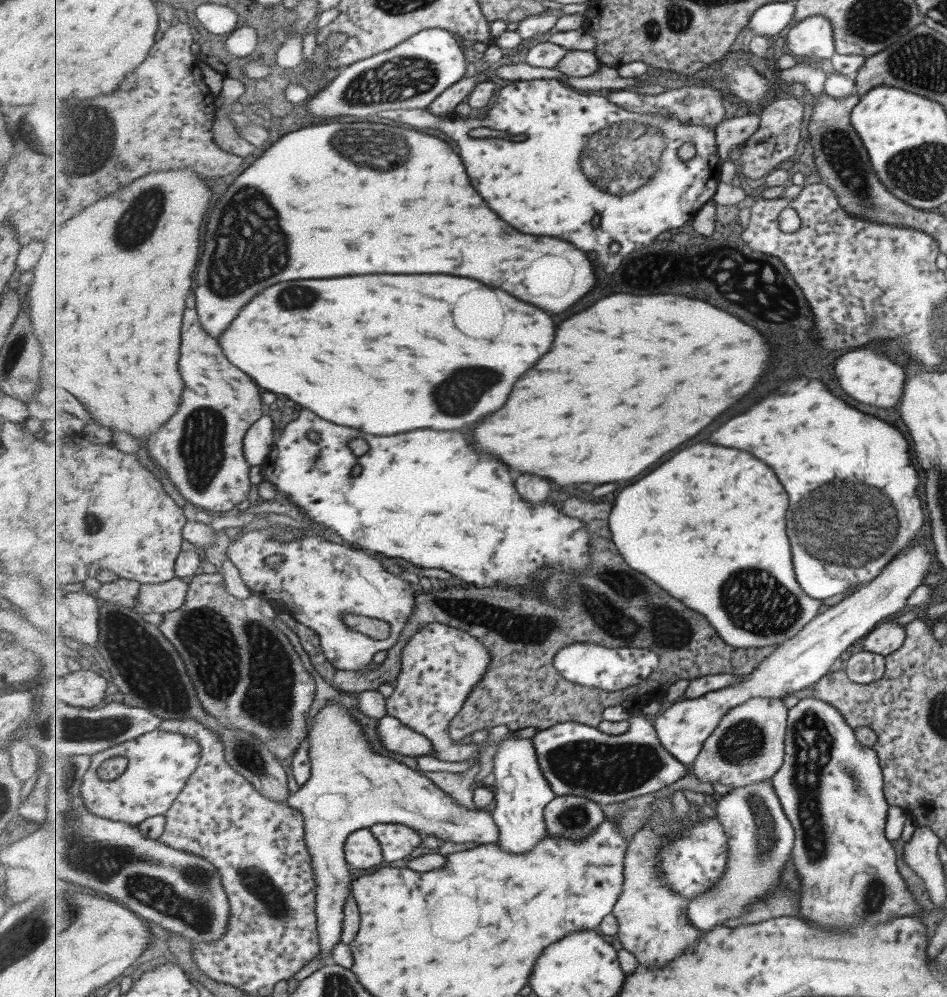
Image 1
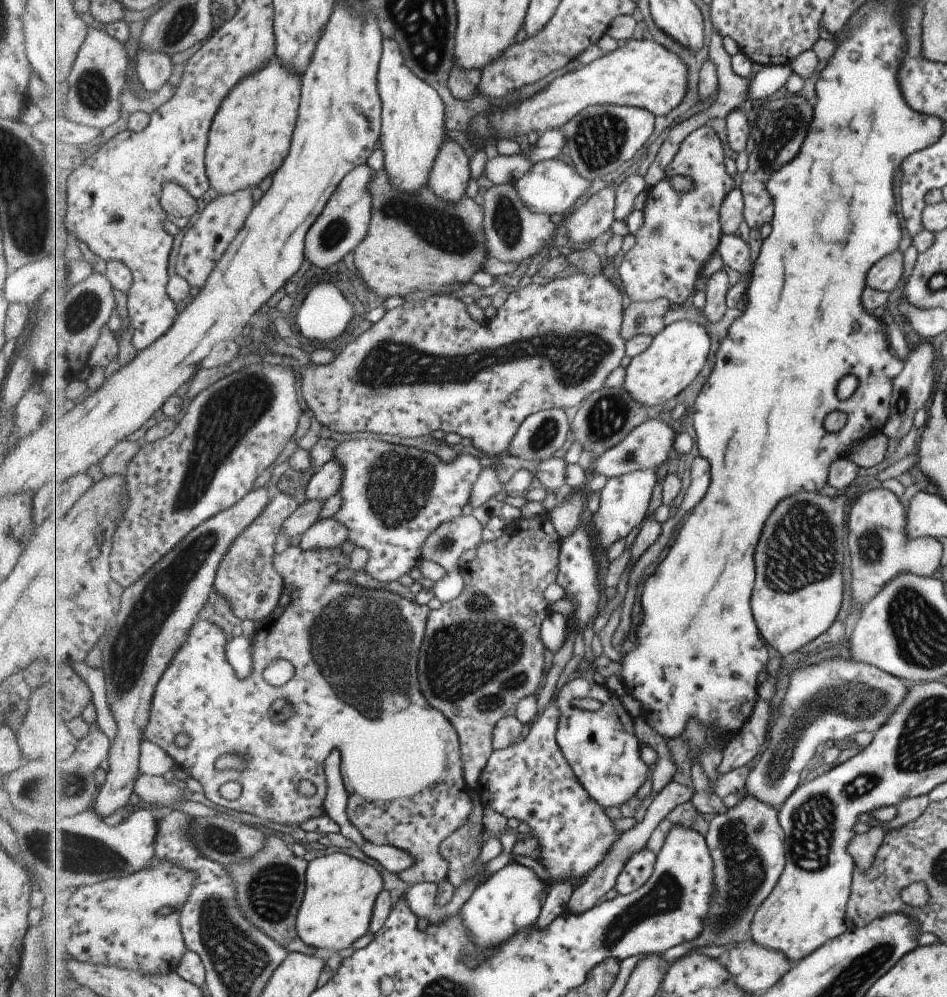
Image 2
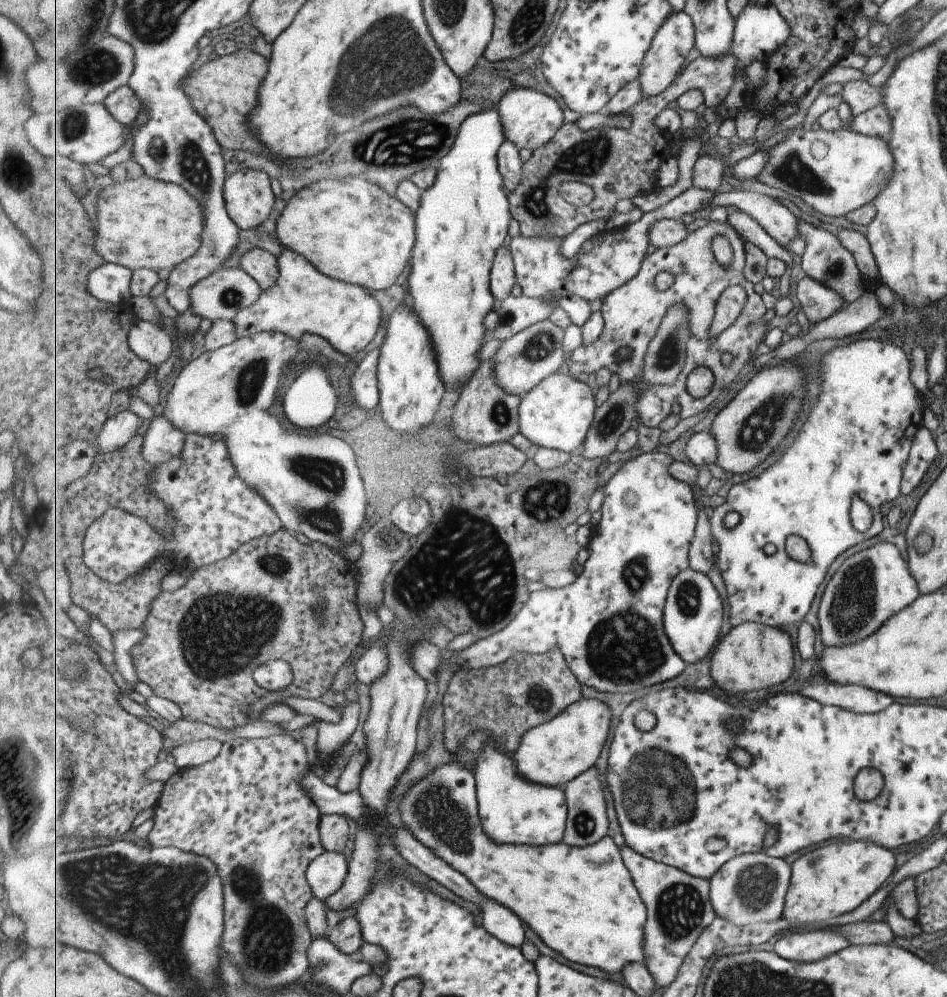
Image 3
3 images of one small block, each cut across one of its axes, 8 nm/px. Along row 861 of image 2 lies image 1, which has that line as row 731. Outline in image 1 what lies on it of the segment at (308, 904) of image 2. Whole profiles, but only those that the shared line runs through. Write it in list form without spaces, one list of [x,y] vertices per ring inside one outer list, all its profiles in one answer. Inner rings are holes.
[[[329,702],[320,709],[314,719],[312,730],[309,732],[309,760],[311,763],[311,776],[300,786],[296,792],[289,793],[287,804],[295,809],[301,809],[305,815],[305,841],[312,852],[313,869],[315,869],[315,881],[317,881],[317,926],[319,926],[319,940],[321,940],[321,952],[317,954],[317,960],[309,962],[307,967],[300,970],[294,979],[297,981],[309,978],[325,964],[329,964],[333,956],[333,948],[341,942],[345,924],[345,901],[347,895],[352,892],[353,870],[347,866],[346,846],[349,835],[364,828],[375,827],[376,824],[405,824],[417,830],[419,834],[434,836],[434,840],[450,840],[453,843],[476,842],[479,845],[498,842],[501,835],[500,828],[494,819],[494,815],[486,810],[469,810],[461,804],[457,804],[447,792],[443,792],[439,786],[433,784],[424,773],[419,770],[411,770],[391,758],[376,754],[367,742],[361,726],[355,722],[355,718],[347,712],[347,709],[339,702]]]

